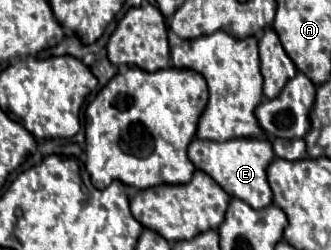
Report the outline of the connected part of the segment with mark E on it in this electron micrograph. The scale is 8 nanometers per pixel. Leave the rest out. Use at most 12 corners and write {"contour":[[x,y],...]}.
{"contour":[[193,139],[189,159],[253,209],[273,203],[269,141]]}

